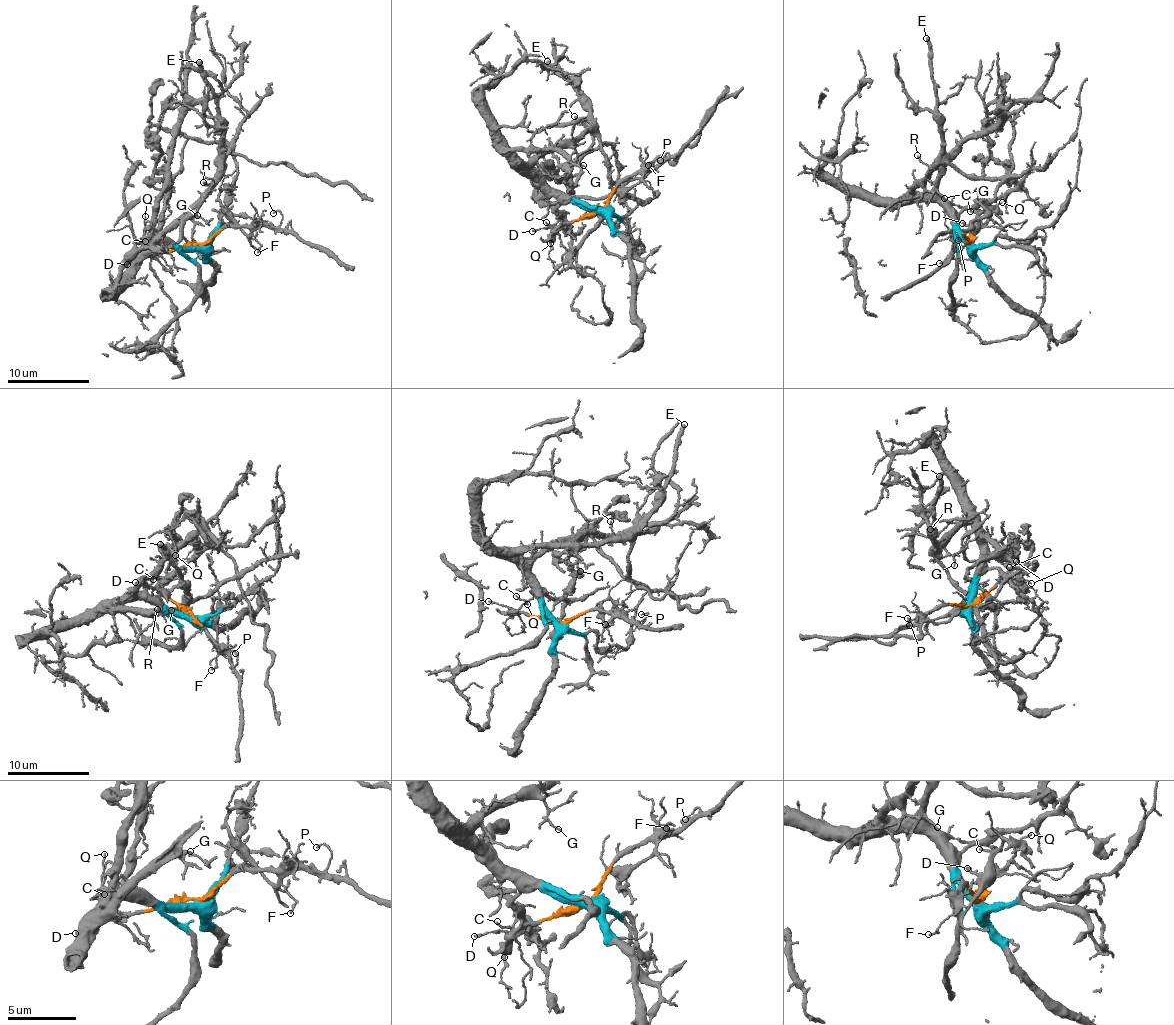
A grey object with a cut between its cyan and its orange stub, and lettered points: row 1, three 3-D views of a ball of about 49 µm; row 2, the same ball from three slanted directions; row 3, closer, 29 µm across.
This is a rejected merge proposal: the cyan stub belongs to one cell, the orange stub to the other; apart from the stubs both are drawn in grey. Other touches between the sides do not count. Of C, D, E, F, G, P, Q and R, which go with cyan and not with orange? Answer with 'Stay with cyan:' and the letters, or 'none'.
Stay with cyan: C, E, G, R

